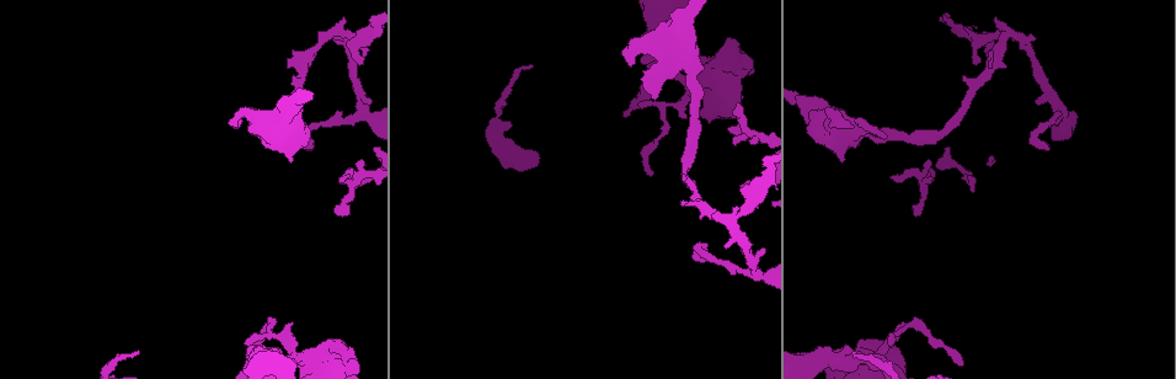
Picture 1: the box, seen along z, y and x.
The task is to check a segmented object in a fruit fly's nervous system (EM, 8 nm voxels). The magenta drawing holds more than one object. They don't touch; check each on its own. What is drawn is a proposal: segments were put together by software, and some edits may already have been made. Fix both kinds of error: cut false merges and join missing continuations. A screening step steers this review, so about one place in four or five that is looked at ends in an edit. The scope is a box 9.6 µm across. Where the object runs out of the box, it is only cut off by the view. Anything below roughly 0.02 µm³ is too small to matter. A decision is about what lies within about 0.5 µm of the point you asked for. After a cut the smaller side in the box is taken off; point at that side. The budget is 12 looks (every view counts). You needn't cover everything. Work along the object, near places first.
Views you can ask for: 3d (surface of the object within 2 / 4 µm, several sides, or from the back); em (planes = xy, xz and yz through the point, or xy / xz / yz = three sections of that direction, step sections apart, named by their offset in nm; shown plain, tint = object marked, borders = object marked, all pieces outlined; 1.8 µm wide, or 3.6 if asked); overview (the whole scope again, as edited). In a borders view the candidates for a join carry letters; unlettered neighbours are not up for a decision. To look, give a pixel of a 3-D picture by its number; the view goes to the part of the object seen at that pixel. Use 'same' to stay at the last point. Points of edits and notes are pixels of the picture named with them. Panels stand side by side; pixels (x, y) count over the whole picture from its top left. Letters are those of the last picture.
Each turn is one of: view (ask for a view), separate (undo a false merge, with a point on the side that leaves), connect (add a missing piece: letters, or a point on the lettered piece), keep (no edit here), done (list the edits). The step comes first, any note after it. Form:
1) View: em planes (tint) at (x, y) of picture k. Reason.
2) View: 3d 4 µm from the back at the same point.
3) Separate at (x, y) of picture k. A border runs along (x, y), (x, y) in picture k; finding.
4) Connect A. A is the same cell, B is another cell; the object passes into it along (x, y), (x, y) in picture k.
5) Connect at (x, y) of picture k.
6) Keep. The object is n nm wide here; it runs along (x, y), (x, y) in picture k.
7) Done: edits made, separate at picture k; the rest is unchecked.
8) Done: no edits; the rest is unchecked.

View: 3d 4 µm at (725, 220) of picture 1. Branch point.

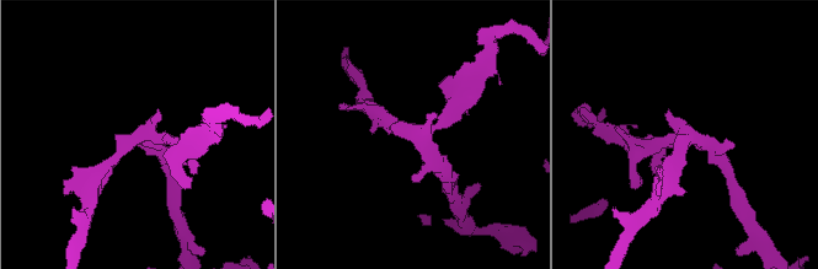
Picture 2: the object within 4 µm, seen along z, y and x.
View: em planes (plain) at (688, 135) of picture 2.

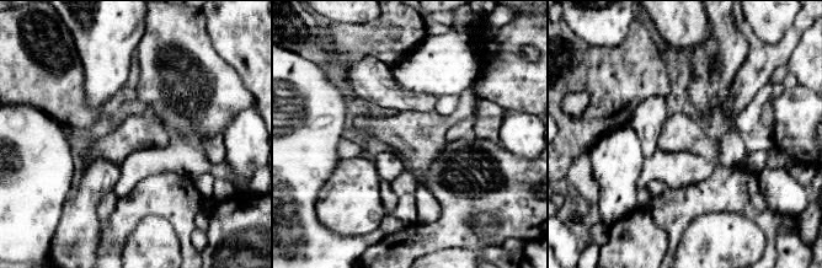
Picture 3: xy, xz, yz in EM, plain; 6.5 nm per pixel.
View: em planes (borders) at the same point.

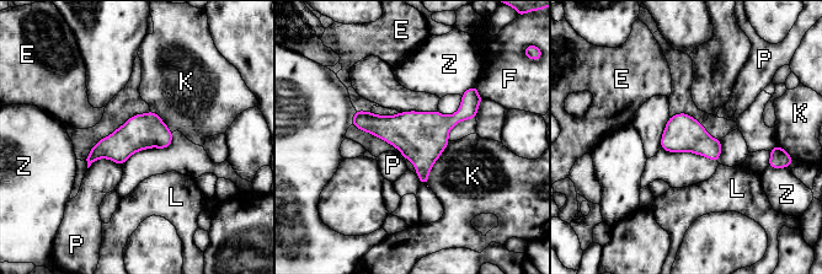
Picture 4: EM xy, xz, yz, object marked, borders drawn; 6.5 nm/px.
Keep. The object is 240 nm wide here; E, F, K, L, P and Z are other cells; a border runs along (122, 166), (96, 159), (87, 168) in picture 4; continuous, no second neuron.

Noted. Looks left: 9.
View: 3d 2 µm at (343, 176) of picture 1. Branch stops here.

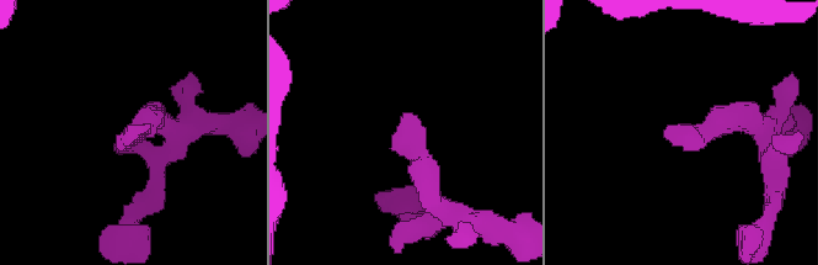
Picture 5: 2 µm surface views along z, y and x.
View: em planes (borders) at (670, 126) of picture 5. Need the tissue.

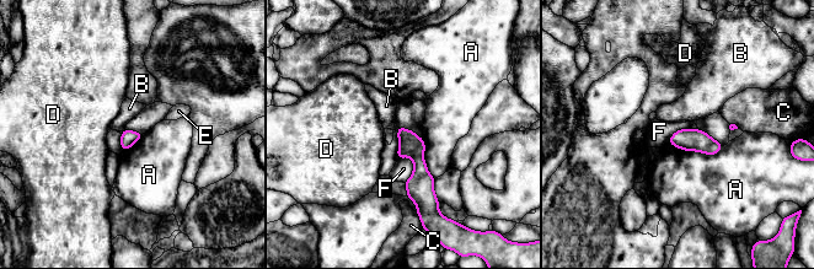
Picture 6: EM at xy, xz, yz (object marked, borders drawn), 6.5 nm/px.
Keep. A, B, C, D, E and F are other cells; it runs along (400, 130), (417, 154), (422, 203) in picture 6; no lettered piece goes on from it.

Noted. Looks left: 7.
View: 3d 4 µm at (683, 55) of picture 1.

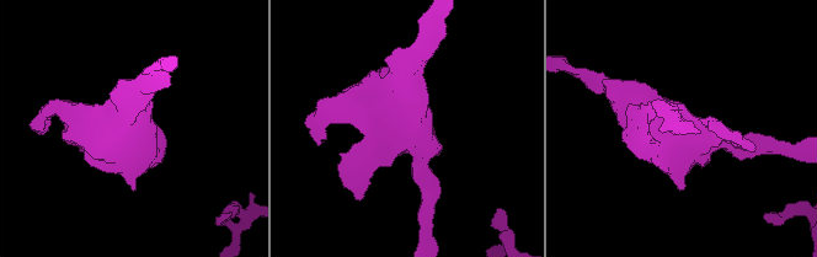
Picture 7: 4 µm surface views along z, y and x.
View: em 3.6 µm planes (plain) at (412, 123) of picture 7.

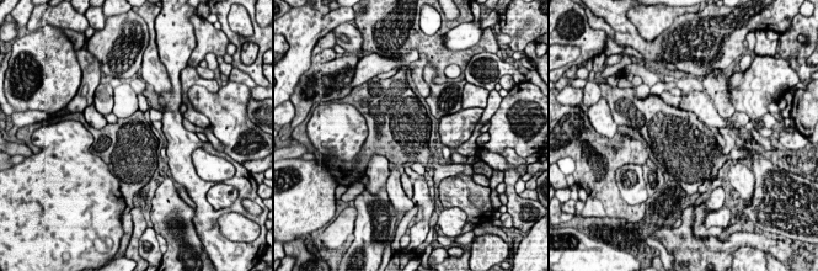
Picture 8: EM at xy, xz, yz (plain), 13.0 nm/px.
View: em 3.6 µm planes (borders) at the same point.

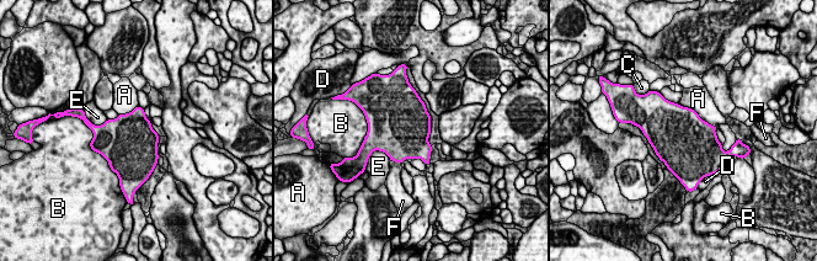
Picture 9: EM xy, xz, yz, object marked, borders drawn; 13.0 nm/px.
Keep. A, B, C, D, E and F are other cells; all the same neuron.

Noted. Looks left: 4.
View: 3d 4 µm at (755, 274) of picture 1. Branch point.

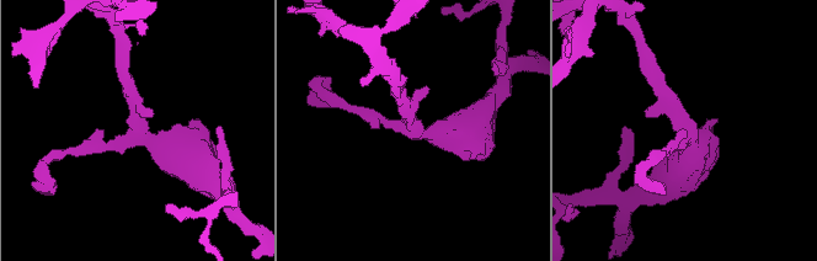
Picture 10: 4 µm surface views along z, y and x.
View: em planes (tint) at (137, 127) of picture 10.

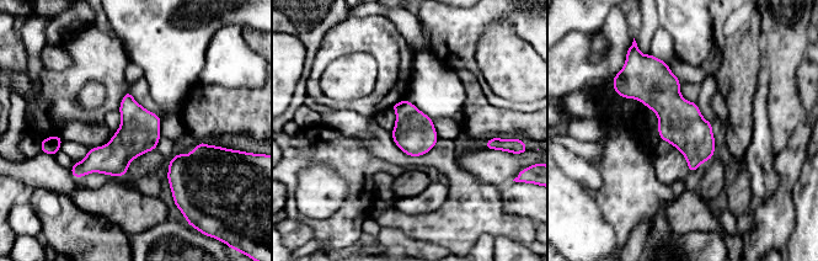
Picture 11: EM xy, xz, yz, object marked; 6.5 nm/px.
View: em planes (borders) at the same point. See the neighbours.

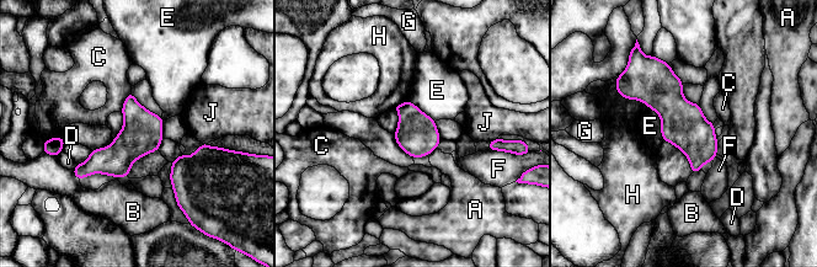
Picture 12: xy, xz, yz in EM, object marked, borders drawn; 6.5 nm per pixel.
Keep. The object is 280 nm wide here; A, B, C, D, E, F, G, H and J are other cells; a border runs along (647, 106), (660, 117), (663, 139) in picture 12; continuous, no second neuron.

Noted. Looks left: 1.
View: em planes (borders) at (136, 351) of picture 1. Thin end.

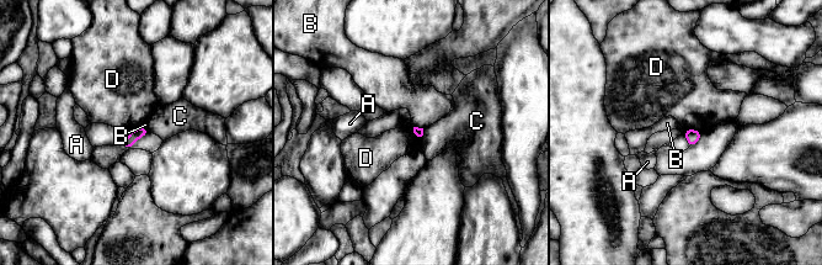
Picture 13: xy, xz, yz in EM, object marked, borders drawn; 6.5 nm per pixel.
Keep. The longest contact is with D, 110 nm; A, B, C and D are other cells; no lettered piece goes on from it.

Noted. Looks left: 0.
Done: no edits; the rest is unchecked.

